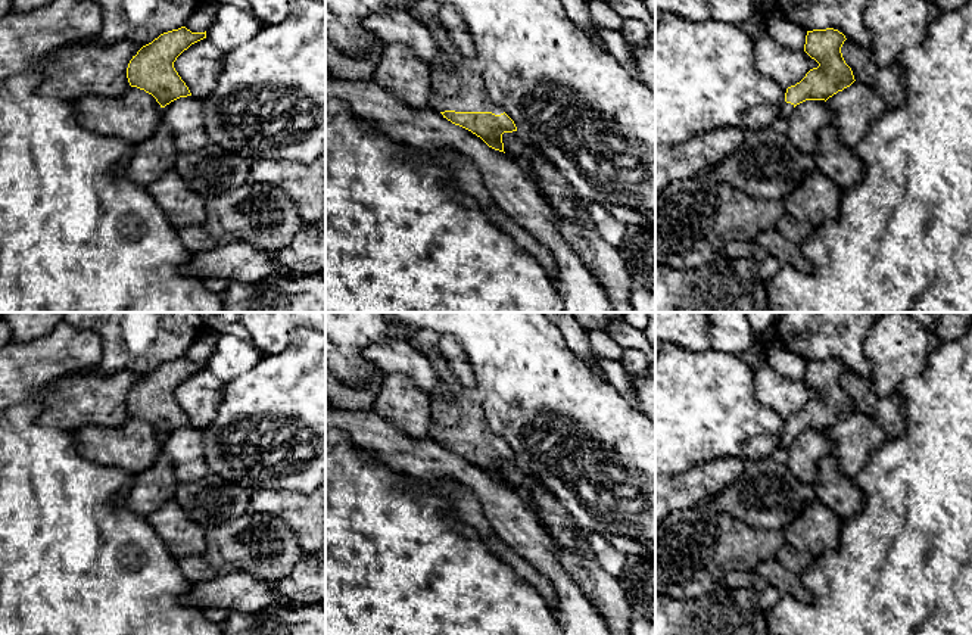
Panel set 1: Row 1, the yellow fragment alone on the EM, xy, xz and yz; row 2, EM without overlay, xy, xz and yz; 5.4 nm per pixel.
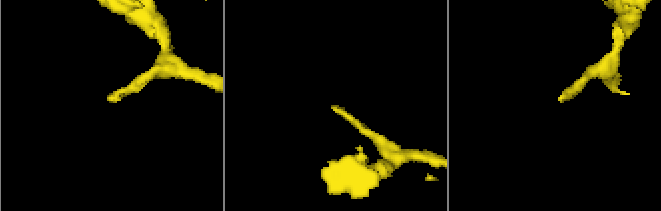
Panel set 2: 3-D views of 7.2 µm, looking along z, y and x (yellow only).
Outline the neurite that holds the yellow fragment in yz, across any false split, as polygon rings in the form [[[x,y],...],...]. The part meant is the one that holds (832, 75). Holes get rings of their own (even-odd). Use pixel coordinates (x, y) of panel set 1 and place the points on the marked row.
[[[834,28],[807,31],[804,52],[819,66],[810,69],[800,83],[786,88],[781,110],[782,124],[788,121],[797,105],[806,100],[826,102],[856,81],[841,53],[845,40],[845,35]]]

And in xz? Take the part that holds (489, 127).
[[[418,16],[446,56],[448,66],[430,66],[429,106],[459,125],[489,147],[504,152],[502,134],[517,131],[514,121],[489,97],[480,77],[471,69],[434,16]]]

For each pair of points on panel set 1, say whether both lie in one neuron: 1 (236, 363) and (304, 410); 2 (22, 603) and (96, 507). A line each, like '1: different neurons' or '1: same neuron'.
1: different neurons
2: same neuron

